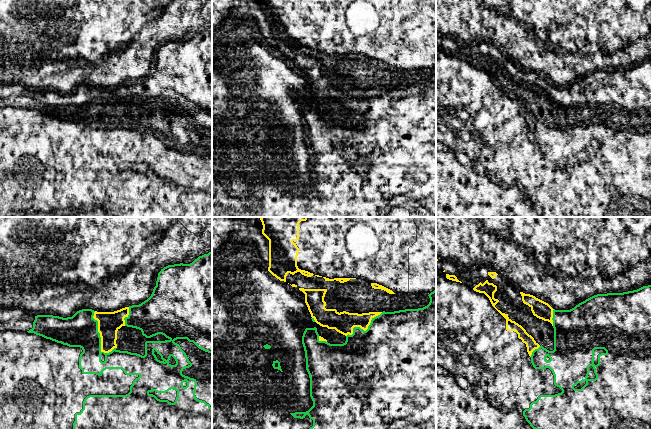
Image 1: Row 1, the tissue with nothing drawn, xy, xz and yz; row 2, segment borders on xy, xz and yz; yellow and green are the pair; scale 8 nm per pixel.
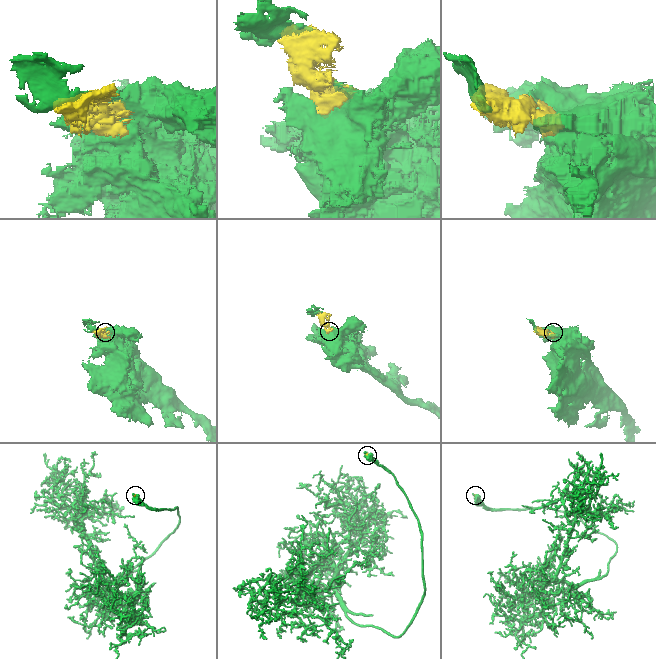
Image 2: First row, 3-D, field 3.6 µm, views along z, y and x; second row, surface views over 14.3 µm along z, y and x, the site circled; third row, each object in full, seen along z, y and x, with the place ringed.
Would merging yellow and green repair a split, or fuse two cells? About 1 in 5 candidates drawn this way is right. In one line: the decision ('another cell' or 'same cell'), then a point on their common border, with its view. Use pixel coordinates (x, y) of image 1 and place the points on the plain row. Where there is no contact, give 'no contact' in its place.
another cell | xy (100, 110)

